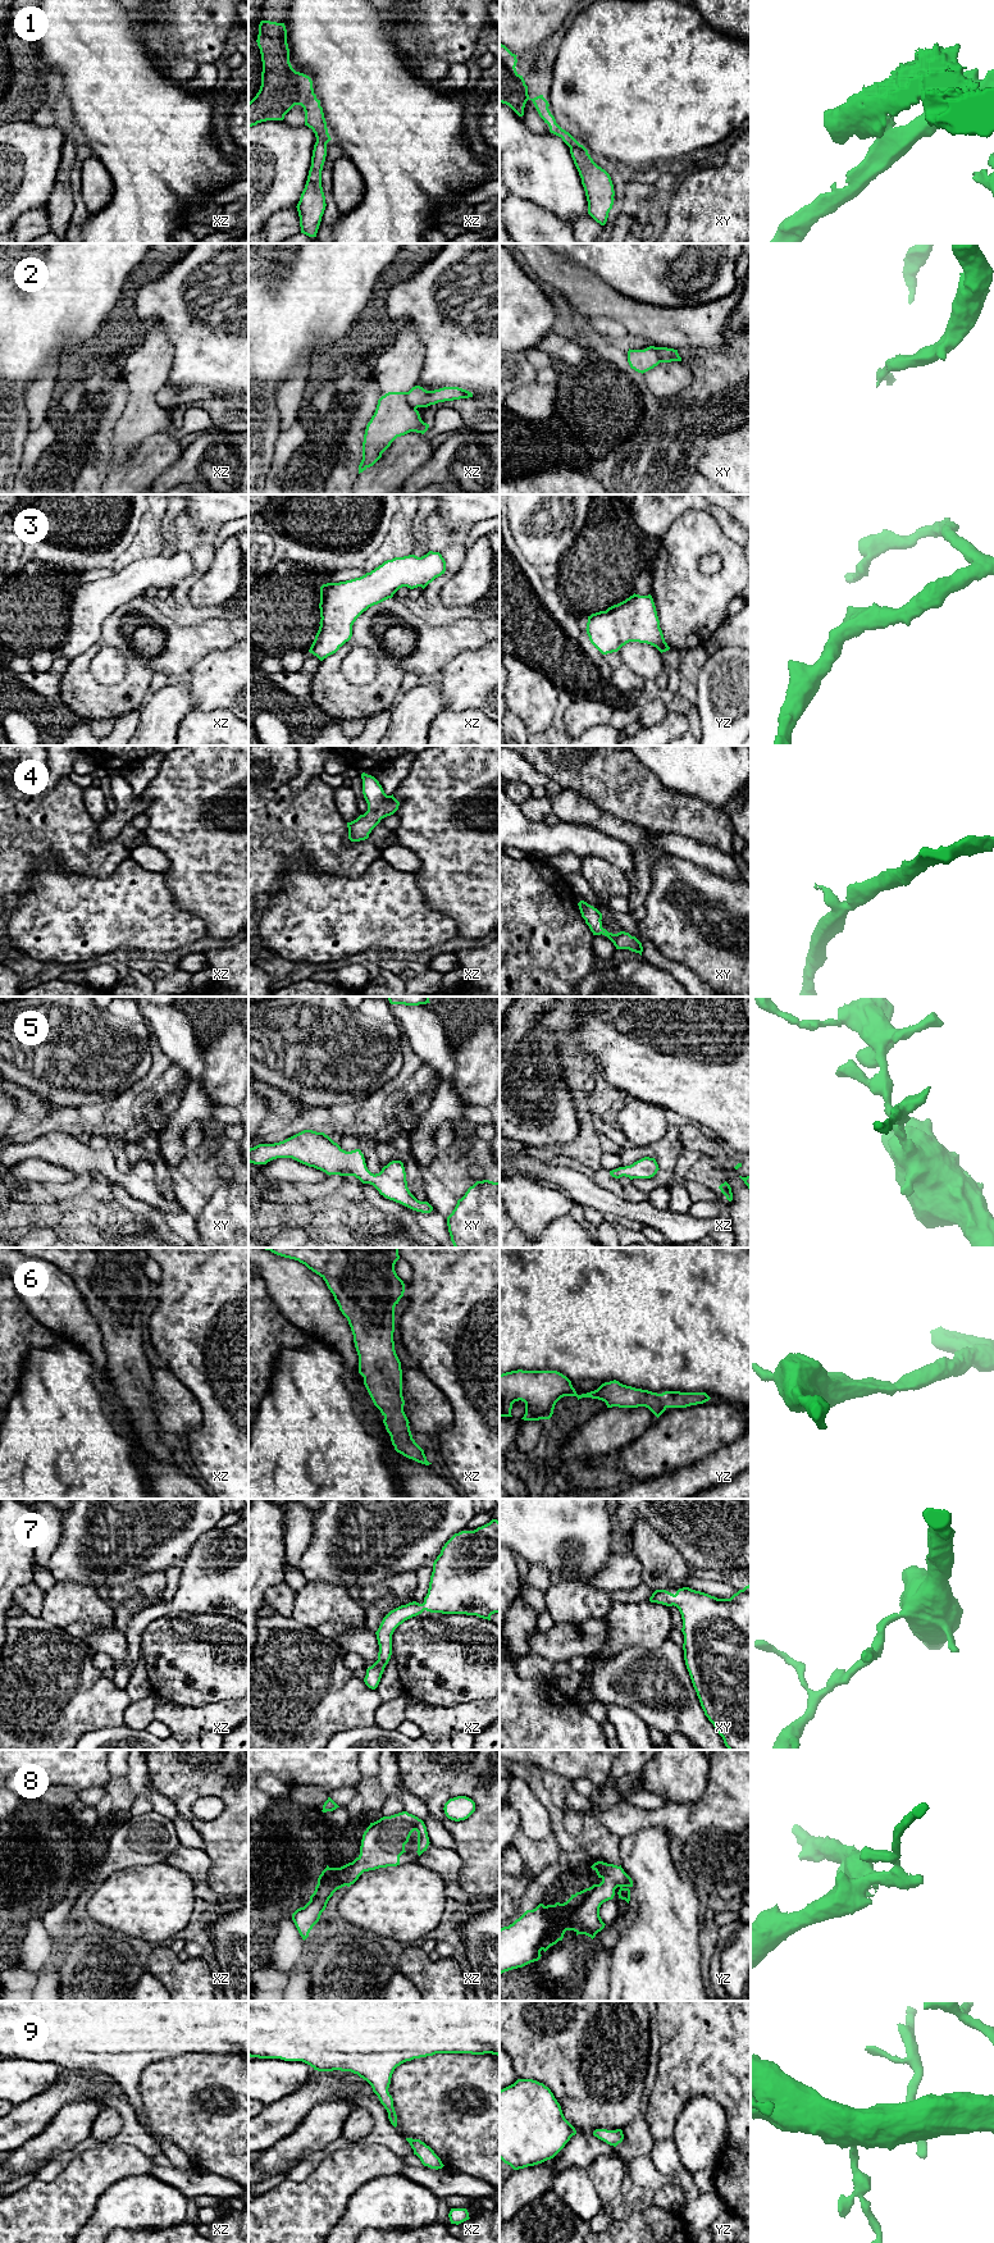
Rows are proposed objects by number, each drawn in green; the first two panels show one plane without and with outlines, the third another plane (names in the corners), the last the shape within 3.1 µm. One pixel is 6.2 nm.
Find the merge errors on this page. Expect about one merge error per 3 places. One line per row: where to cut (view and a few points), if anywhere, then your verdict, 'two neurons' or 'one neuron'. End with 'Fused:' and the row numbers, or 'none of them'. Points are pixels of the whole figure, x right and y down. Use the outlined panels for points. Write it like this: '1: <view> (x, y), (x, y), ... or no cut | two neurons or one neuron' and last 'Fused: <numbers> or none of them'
1: no cut | one neuron
2: xz (406, 392), (406, 401), (415, 409) | two neurons
3: no cut | one neuron
4: no cut | one neuron
5: no cut | one neuron
6: no cut | one neuron
7: no cut | one neuron
8: no cut | one neuron
9: no cut | one neuron
Fused: 2

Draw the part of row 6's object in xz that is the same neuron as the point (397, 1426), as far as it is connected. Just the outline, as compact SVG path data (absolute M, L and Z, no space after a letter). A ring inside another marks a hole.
M261 1248L298 1260L319 1275L334 1296L339 1310L347 1318L359 1355L359 1373L374 1403L384 1417L383 1423L395 1450L418 1463L429 1465L424 1450L412 1439L409 1419L403 1412L402 1369L395 1350L395 1307L405 1293L405 1284L397 1276L395 1264L398 1248Z

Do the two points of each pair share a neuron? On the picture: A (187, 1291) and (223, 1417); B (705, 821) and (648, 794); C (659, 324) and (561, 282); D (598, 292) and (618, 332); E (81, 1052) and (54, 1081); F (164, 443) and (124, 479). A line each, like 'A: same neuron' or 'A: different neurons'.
A: same neuron
B: same neuron
C: same neuron
D: different neurons
E: same neuron
F: same neuron

